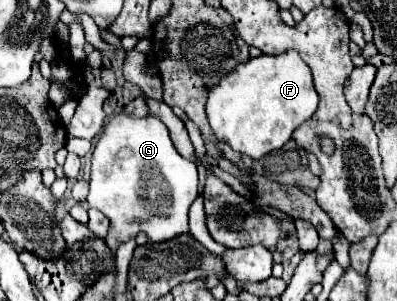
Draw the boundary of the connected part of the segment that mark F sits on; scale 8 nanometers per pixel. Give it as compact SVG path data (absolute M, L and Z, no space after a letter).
M289 49L281 55L259 55L255 59L247 59L239 63L233 71L229 71L217 85L213 85L207 93L207 121L213 129L213 135L219 141L229 143L229 147L241 155L249 155L251 159L259 159L275 149L281 149L289 139L291 133L315 113L317 109L317 91L313 89L309 67L303 63L297 51Z

